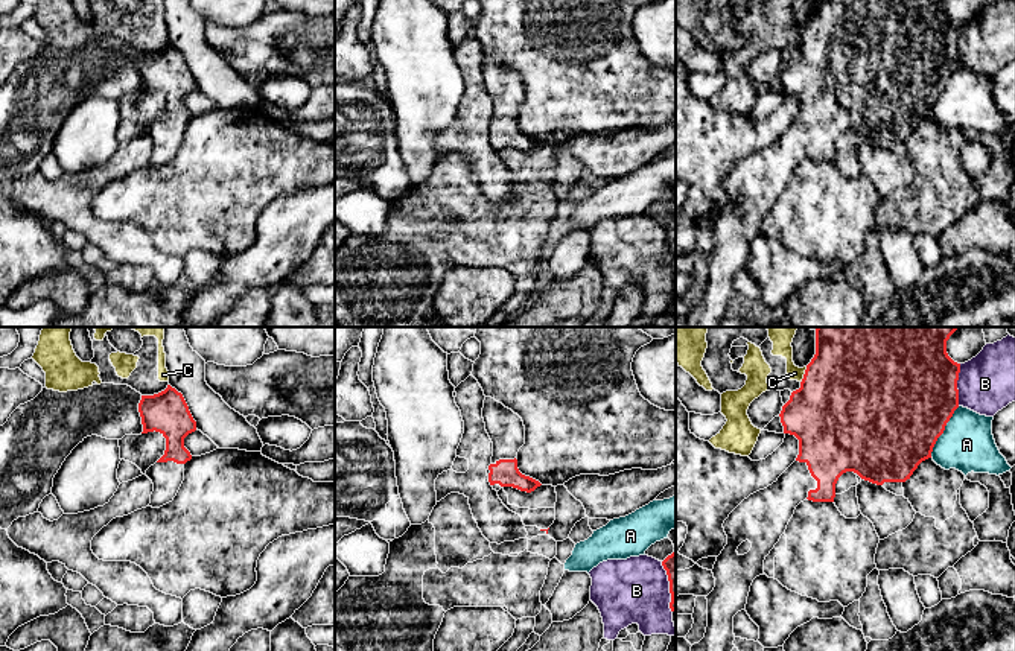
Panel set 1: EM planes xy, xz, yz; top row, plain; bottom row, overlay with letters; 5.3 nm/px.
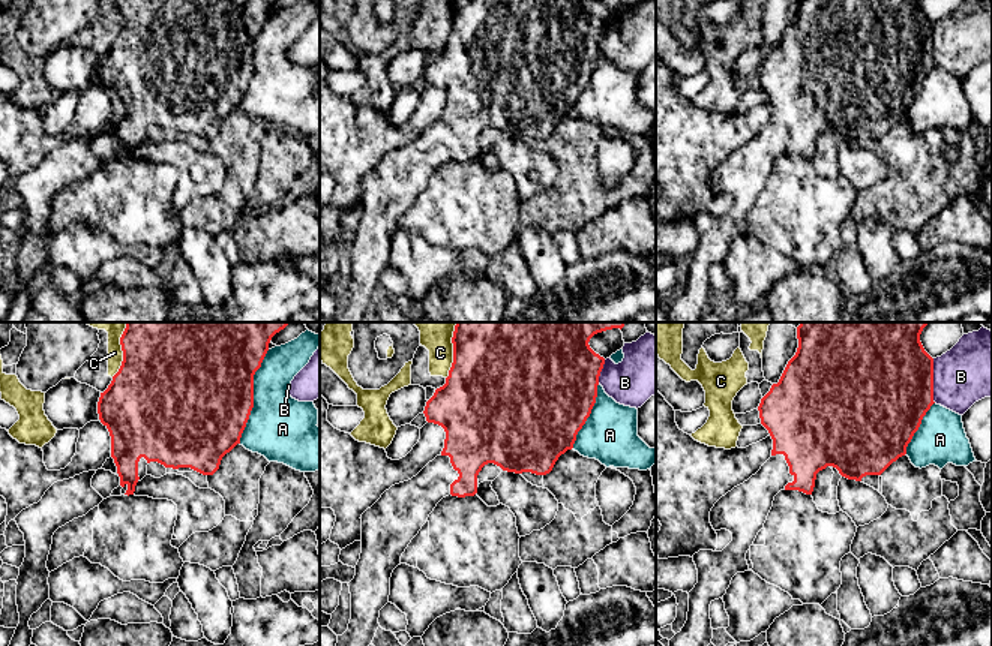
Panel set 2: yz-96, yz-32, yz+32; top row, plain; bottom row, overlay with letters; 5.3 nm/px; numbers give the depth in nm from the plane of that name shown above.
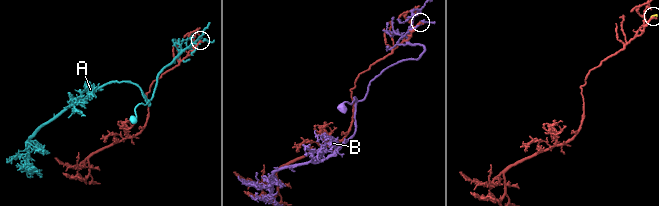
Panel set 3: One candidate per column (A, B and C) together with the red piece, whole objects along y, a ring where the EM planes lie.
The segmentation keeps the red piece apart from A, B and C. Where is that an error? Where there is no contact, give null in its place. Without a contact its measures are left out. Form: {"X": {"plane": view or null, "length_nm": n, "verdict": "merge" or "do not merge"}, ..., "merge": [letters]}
{"A": {"plane": "yz", "length_nm": 320, "verdict": "do not merge"}, "B": {"plane": "yz", "length_nm": 220, "verdict": "do not merge"}, "C": {"plane": "yz", "length_nm": 90, "verdict": "do not merge"}, "merge": []}

